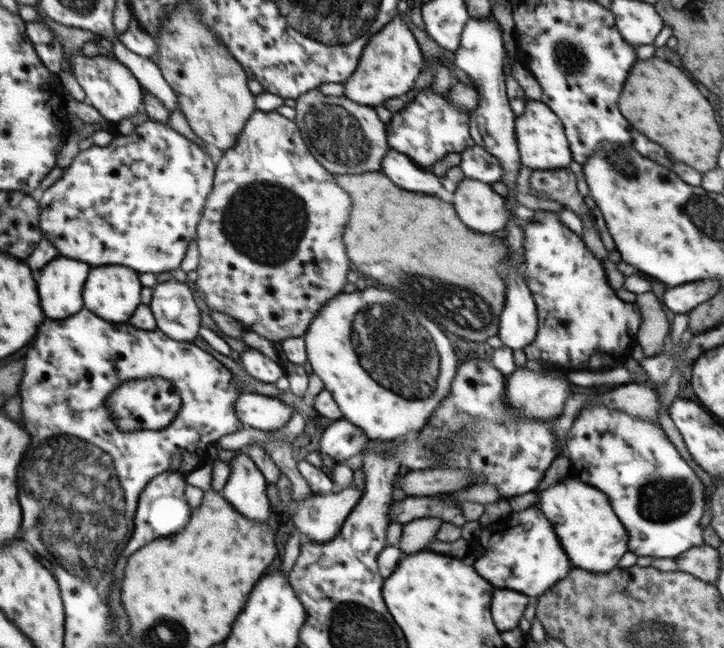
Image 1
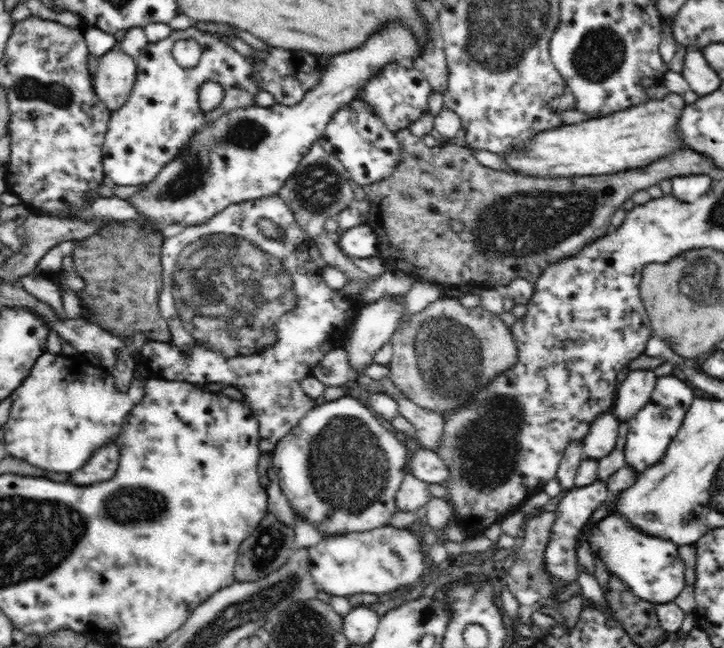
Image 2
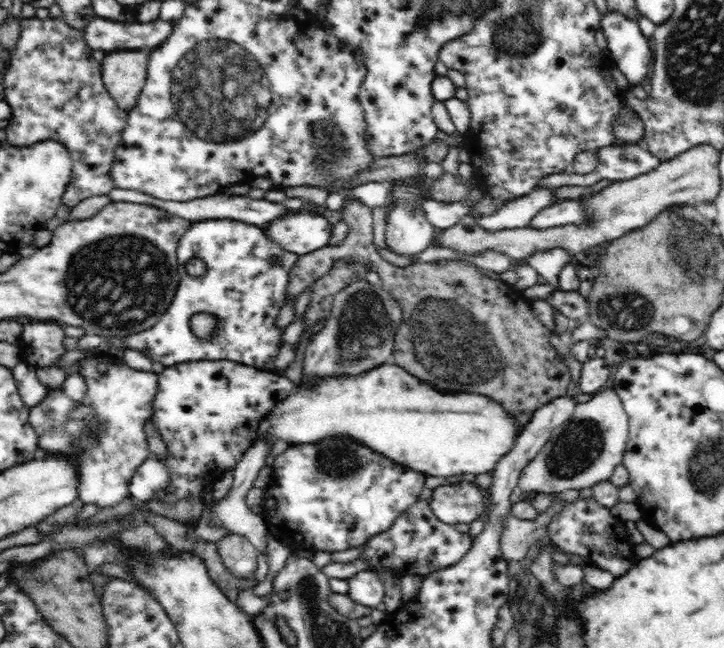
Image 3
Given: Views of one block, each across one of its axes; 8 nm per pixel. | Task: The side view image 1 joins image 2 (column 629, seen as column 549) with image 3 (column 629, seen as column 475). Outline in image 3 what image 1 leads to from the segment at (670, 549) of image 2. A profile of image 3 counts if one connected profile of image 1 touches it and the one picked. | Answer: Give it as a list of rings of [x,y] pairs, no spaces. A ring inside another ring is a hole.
[[[594,497],[577,499],[571,503],[564,504],[564,510],[558,512],[552,522],[546,528],[547,538],[550,538],[551,545],[556,546],[563,552],[578,554],[584,564],[604,568],[614,574],[614,578],[628,572],[632,566],[630,560],[626,560],[626,552],[634,548],[630,543],[625,522],[601,505]],[[628,548],[628,550],[626,550]],[[622,550],[622,552],[620,552]]]

